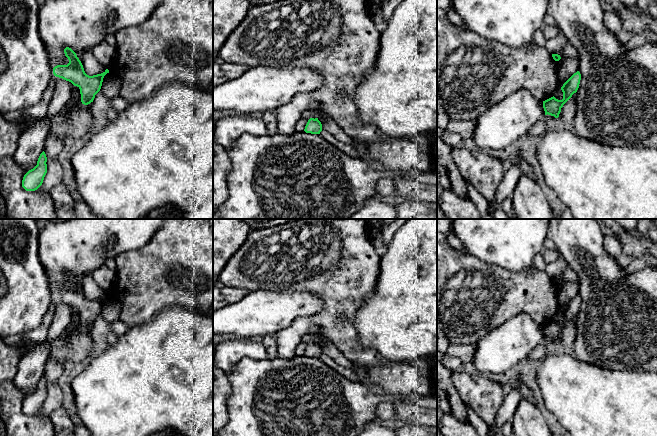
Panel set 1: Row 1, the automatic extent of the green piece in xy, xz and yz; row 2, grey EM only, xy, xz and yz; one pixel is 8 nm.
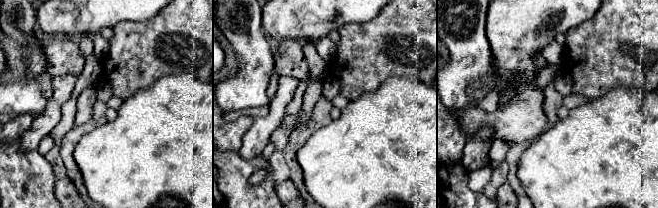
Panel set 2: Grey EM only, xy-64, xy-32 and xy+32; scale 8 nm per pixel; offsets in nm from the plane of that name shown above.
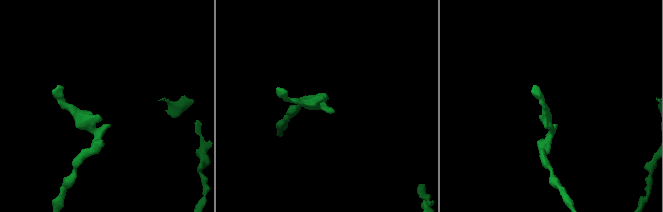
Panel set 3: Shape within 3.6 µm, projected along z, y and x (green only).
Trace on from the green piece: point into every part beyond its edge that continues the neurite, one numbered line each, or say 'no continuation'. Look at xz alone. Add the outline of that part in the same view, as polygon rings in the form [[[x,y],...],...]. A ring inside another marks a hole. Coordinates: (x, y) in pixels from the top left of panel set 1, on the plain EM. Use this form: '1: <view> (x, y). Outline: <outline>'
no continuation

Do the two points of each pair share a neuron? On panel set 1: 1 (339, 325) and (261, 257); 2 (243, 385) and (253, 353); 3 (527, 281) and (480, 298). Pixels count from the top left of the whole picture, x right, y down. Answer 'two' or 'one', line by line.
1: one
2: two
3: one

